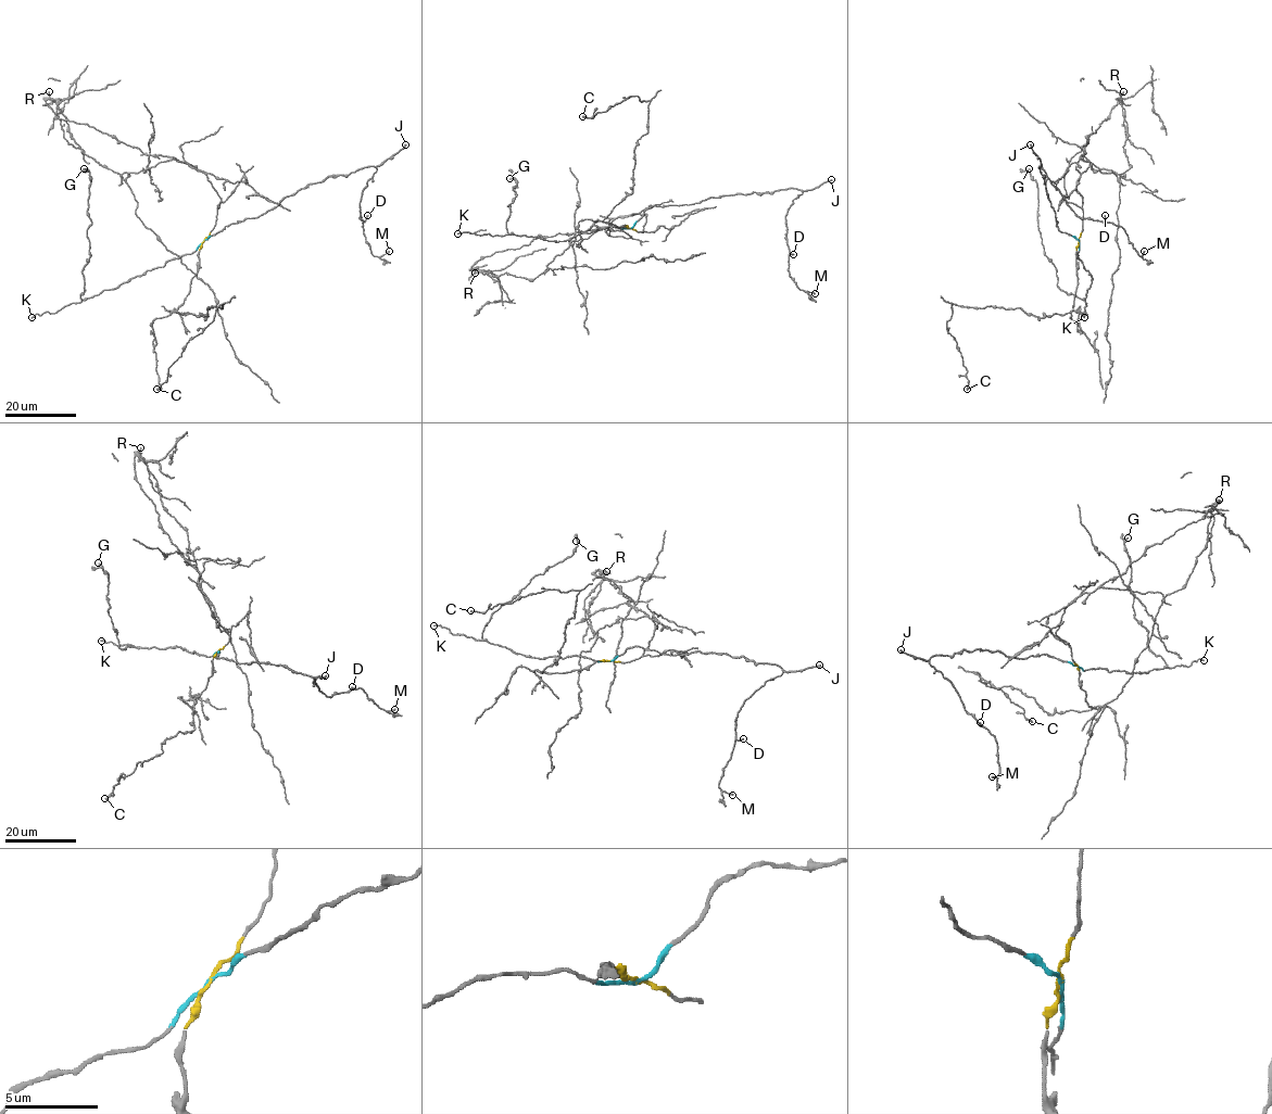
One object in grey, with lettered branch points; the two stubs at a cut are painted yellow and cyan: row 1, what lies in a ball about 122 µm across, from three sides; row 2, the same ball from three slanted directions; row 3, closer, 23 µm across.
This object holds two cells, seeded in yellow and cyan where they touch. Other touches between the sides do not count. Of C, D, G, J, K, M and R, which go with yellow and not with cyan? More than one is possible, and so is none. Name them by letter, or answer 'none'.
C, R

